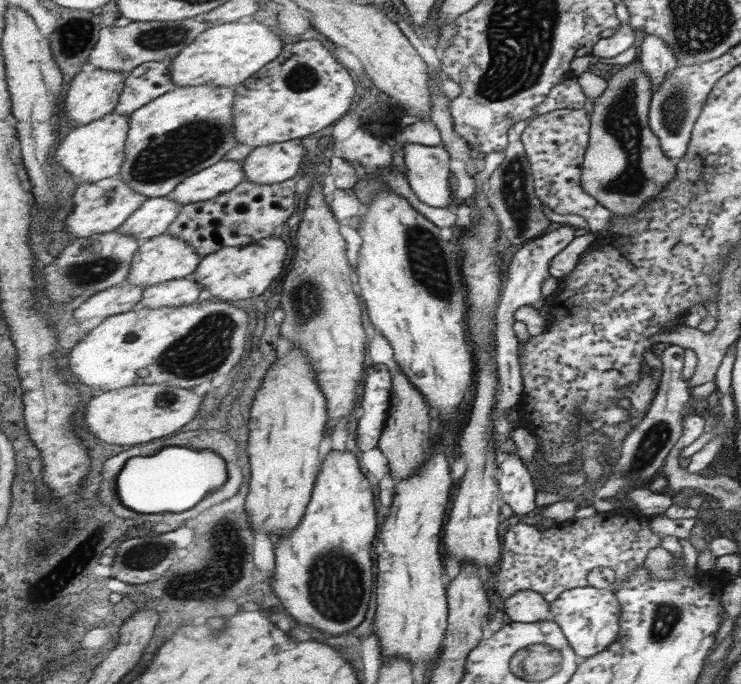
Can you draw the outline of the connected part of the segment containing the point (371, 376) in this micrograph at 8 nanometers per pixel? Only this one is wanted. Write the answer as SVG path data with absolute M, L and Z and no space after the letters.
M385 364L369 366L363 384L363 398L360 402L362 416L358 420L356 442L364 453L377 448L385 430L392 408L392 370Z

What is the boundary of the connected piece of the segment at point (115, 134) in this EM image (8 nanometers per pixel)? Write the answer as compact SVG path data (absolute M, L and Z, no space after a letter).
M113 111L99 120L76 127L64 137L61 146L57 146L55 162L62 166L78 185L91 184L119 175L125 162L131 122L130 115Z

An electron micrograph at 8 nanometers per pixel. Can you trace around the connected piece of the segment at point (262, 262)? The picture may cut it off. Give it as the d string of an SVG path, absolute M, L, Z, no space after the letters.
M267 237L253 245L227 247L215 254L209 254L202 259L195 276L205 287L205 296L213 299L232 302L255 298L261 296L273 284L273 280L283 272L287 254L289 246L285 240L281 240L280 237Z

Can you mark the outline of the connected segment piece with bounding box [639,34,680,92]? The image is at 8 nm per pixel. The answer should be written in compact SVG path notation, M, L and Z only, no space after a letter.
M646 35L640 45L639 60L651 77L653 92L657 91L669 73L680 65L672 47L659 35Z

